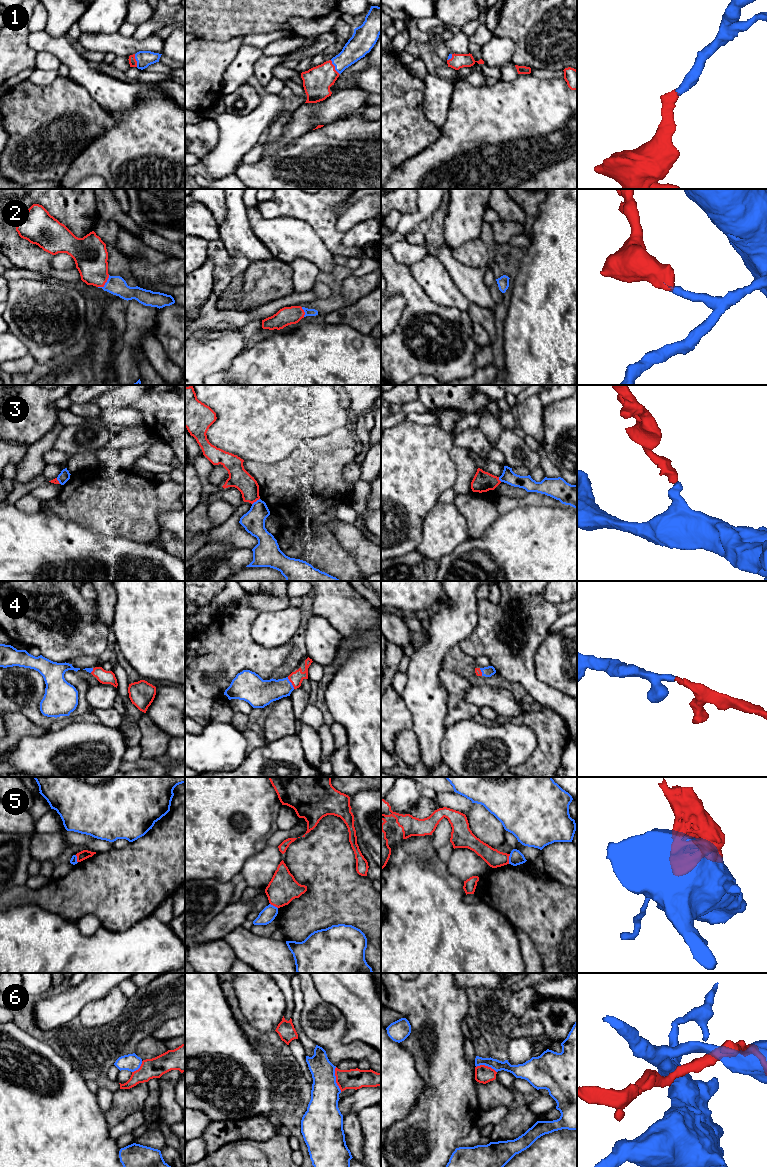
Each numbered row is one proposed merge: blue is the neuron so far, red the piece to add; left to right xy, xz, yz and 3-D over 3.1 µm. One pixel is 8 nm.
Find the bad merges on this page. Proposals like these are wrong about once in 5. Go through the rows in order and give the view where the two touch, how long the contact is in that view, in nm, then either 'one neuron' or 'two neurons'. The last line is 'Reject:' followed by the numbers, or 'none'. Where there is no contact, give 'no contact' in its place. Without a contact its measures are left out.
1: meets blue in xz; contact 140 nm long; one neuron
2: meets blue in xy; contact 140 nm long; one neuron
3: meets blue in xz; contact 80 nm long; two neurons
4: meets blue in xz; contact 110 nm long; one neuron
5: meets blue in yz; contact 80 nm long; two neurons
6: meets blue in xz; contact 200 nm long; two neurons
Reject: 3, 5, 6

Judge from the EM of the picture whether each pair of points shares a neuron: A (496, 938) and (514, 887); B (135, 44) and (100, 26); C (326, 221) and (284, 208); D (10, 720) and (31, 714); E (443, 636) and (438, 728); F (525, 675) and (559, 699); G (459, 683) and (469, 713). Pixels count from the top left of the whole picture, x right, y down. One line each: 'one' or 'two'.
A: two
B: two
C: one
D: two
E: one
F: one
G: one

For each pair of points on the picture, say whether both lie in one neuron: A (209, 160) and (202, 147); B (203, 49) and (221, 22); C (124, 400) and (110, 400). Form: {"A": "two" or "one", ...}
{"A": "two", "B": "two", "C": "one"}

